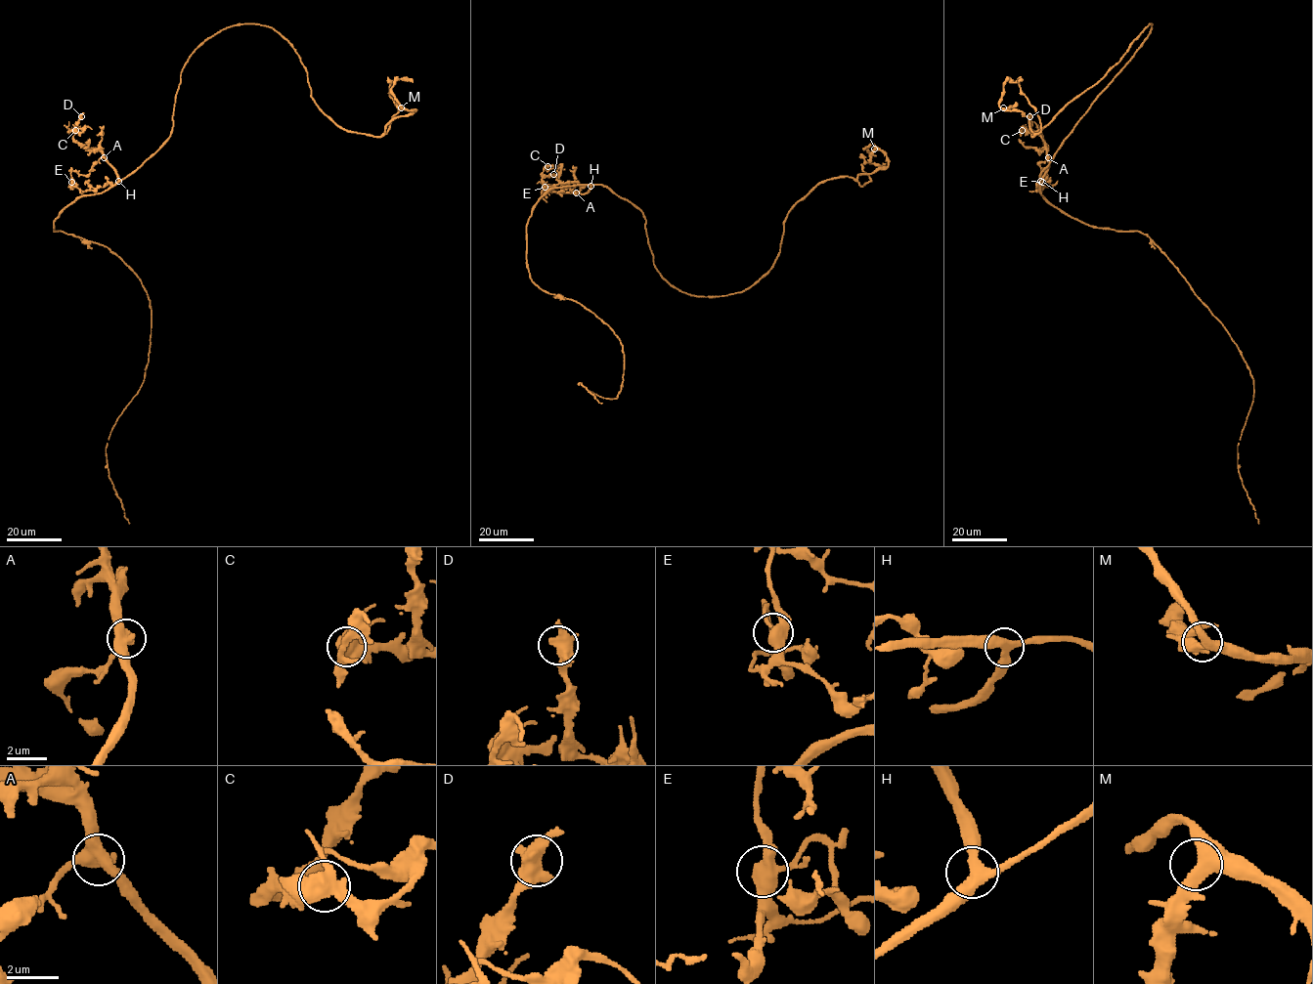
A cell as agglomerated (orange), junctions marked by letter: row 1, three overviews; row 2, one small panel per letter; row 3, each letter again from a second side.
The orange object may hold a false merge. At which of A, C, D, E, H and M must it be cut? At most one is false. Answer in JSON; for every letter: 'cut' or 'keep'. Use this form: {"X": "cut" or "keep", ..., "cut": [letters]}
{"A": "cut", "C": "keep", "D": "keep", "E": "keep", "H": "keep", "M": "keep", "cut": ["A"]}

